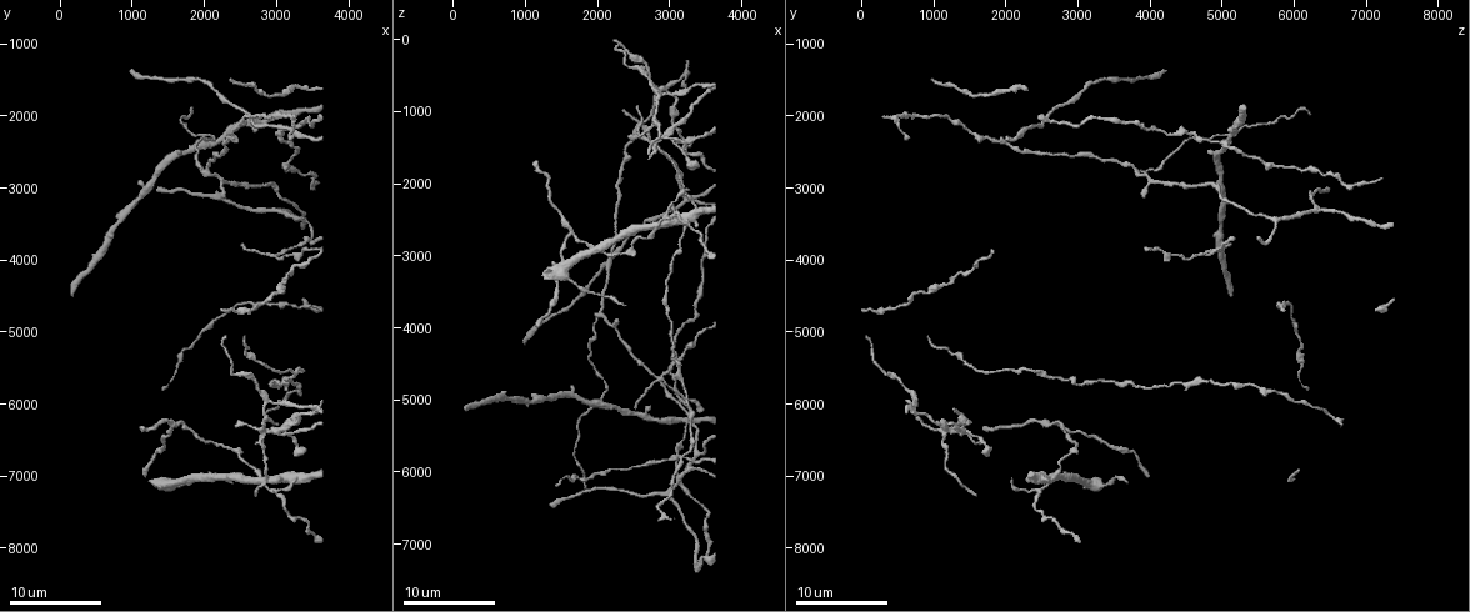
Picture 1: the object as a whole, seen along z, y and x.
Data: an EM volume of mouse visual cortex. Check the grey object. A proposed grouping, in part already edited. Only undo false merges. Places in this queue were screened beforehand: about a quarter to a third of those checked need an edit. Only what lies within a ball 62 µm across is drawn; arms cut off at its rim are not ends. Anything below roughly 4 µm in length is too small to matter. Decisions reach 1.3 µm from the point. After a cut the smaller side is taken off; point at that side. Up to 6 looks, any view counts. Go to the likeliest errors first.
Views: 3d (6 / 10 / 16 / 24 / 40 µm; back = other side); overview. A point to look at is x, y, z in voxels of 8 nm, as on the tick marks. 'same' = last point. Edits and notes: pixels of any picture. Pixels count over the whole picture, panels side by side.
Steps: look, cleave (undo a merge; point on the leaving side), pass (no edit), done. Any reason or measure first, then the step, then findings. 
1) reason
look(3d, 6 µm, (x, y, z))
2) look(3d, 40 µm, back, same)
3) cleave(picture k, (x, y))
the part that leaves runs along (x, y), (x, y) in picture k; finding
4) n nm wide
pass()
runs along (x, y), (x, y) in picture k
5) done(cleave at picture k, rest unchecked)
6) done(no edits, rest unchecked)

three arms meet
look(3d, 16 µm, (1600, 6250, 2700))

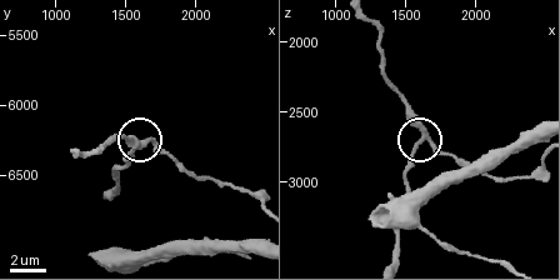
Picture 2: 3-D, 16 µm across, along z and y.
3 arms
pass()
continuous, no second neuron

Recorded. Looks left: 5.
a fork
look(3d, 16 µm, (2900, 3950, 4700))

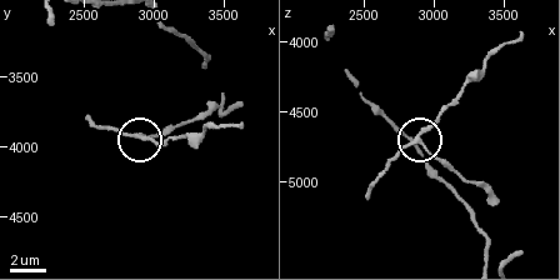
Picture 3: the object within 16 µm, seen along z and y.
190 nm wide
pass()
all the same neuron

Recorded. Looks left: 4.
three-way junction
look(3d, 10 µm, (2050, 2750, 3850))

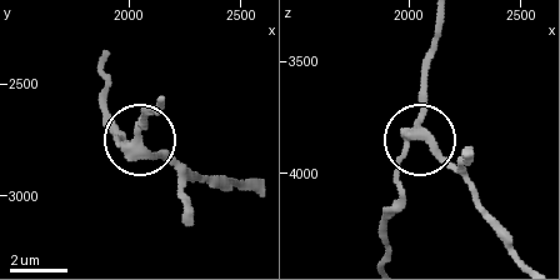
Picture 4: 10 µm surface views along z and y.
look(3d, 10 µm, back, (2050, 2770, 3820))

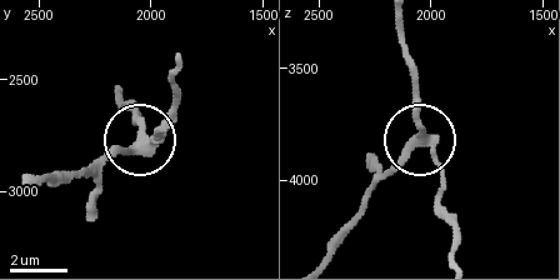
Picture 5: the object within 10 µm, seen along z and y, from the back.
side arm 40 µm
cleave(picture 5, (165, 135))
a second neuron is stuck on

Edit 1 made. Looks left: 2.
done(cleave at picture 5, rest unchecked)

